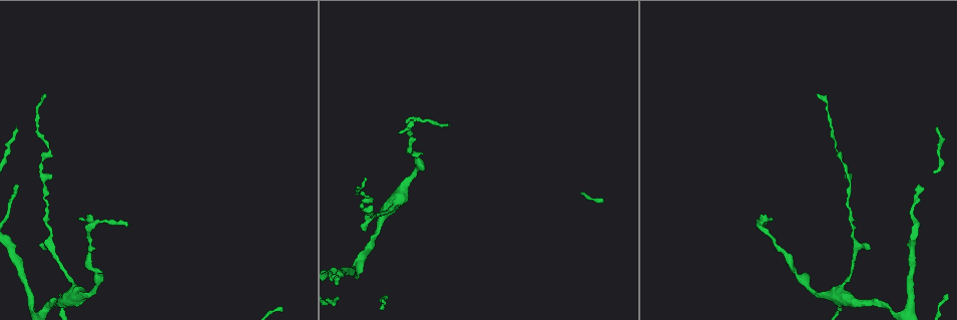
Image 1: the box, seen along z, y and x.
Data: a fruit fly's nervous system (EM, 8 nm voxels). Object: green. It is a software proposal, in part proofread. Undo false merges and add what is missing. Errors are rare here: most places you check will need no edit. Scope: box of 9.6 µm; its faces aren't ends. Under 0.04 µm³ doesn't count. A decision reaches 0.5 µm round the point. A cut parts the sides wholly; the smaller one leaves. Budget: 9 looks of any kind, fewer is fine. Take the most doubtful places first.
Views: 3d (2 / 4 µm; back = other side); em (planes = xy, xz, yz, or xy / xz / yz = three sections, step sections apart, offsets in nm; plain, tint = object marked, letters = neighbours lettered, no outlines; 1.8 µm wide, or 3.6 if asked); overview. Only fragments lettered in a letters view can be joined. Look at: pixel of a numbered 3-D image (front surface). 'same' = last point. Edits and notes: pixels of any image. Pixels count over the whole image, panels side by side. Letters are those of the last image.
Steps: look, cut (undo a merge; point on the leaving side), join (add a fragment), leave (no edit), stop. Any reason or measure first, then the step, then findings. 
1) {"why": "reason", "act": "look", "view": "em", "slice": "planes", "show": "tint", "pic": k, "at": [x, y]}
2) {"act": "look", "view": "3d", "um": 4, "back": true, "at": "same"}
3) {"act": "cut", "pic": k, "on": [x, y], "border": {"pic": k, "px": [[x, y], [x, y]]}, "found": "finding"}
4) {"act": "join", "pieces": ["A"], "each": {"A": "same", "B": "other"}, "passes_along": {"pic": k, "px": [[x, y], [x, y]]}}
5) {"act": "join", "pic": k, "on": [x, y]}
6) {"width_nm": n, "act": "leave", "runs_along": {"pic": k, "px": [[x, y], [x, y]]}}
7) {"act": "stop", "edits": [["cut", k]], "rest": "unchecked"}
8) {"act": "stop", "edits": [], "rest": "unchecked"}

{"why": "free end", "act": "look", "view": "3d", "um": 4, "back": true, "pic": 1, "at": [819, 93]}

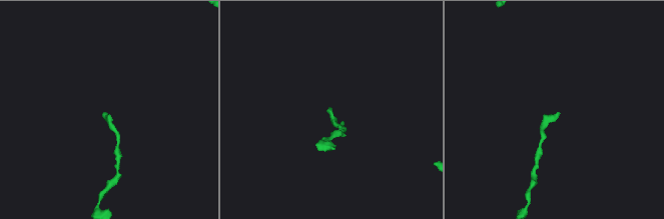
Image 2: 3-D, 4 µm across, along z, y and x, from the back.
{"why": "now the EM", "act": "look", "view": "em", "slice": "planes", "show": "letters", "pic": 2, "at": [106, 113]}

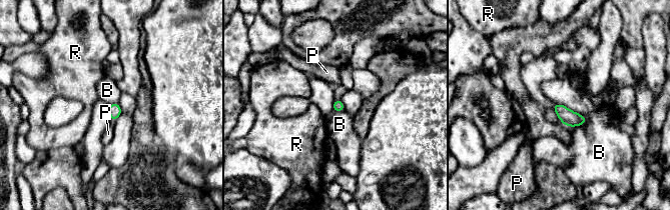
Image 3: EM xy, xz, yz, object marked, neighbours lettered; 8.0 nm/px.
{"width_nm": 80, "act": "leave", "each": {"B": "other", "P": "other", "R": "other"}, "border": {"pic": 3, "px": [[555, 103], [583, 115], [587, 121]]}, "found": "no lettered fragment goes on from it"}

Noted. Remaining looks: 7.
{"why": "tapers out", "act": "look", "view": "3d", "um": 2, "pic": 1, "at": [867, 247]}

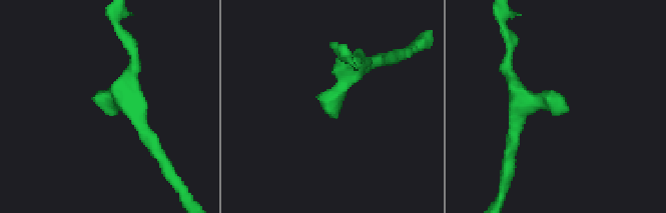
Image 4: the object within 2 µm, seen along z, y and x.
{"why": "need the tissue", "act": "look", "view": "em", "slice": "planes", "show": "letters", "pic": 4, "at": [327, 113]}

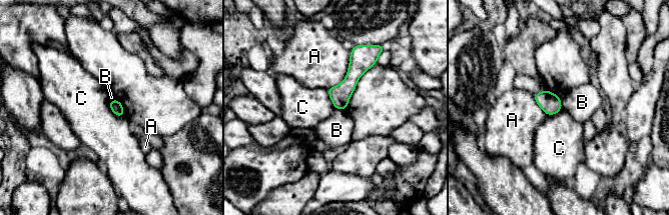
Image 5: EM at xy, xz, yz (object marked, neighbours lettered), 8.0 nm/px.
{"width_nm": 90, "act": "leave", "each": {"A": "other", "B": "other", "C": "other"}, "border": {"pic": 5, "px": [[108, 102], [116, 115], [124, 116]]}, "found": "none of them fits"}

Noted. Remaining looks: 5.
{"why": "thin end", "act": "look", "view": "em", "slice": "xz", "step": 4, "show": "tint", "pic": 1, "at": [79, 219]}

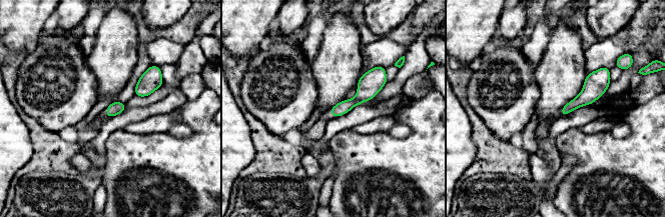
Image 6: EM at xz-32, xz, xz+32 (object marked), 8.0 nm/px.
{"act": "look", "view": "em", "slice": "planes", "show": "letters", "at": "same"}

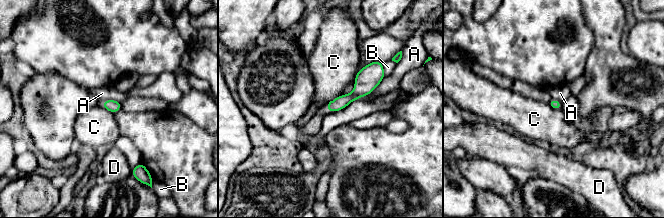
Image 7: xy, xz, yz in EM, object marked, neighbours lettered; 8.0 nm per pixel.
{"longest_contact_nm": ["A", 300], "act": "leave", "each": {"A": "other", "B": "other", "C": "other", "D": "other"}, "runs_along": {"pic": 7, "px": [[377, 68], [352, 96], [330, 109]]}, "found": "no lettered fragment goes on from it"}

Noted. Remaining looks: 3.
{"why": "branch stops here", "act": "look", "view": "em", "slice": "planes", "show": "letters", "pic": 1, "at": [918, 184]}

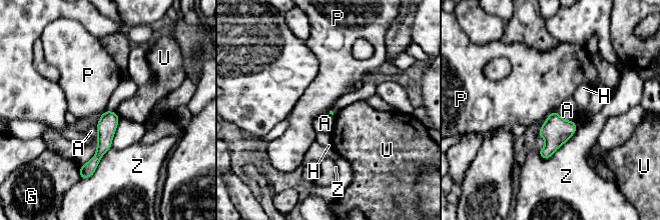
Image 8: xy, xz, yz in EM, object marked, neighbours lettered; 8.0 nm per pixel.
{"act": "leave", "each": {"A": "other", "G": "other", "H": "other", "P": "other", "U": "other", "Z": "other"}, "found": "no lettered fragment goes on from it"}

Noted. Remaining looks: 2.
{"act": "stop", "edits": [], "rest": "unchecked"}

